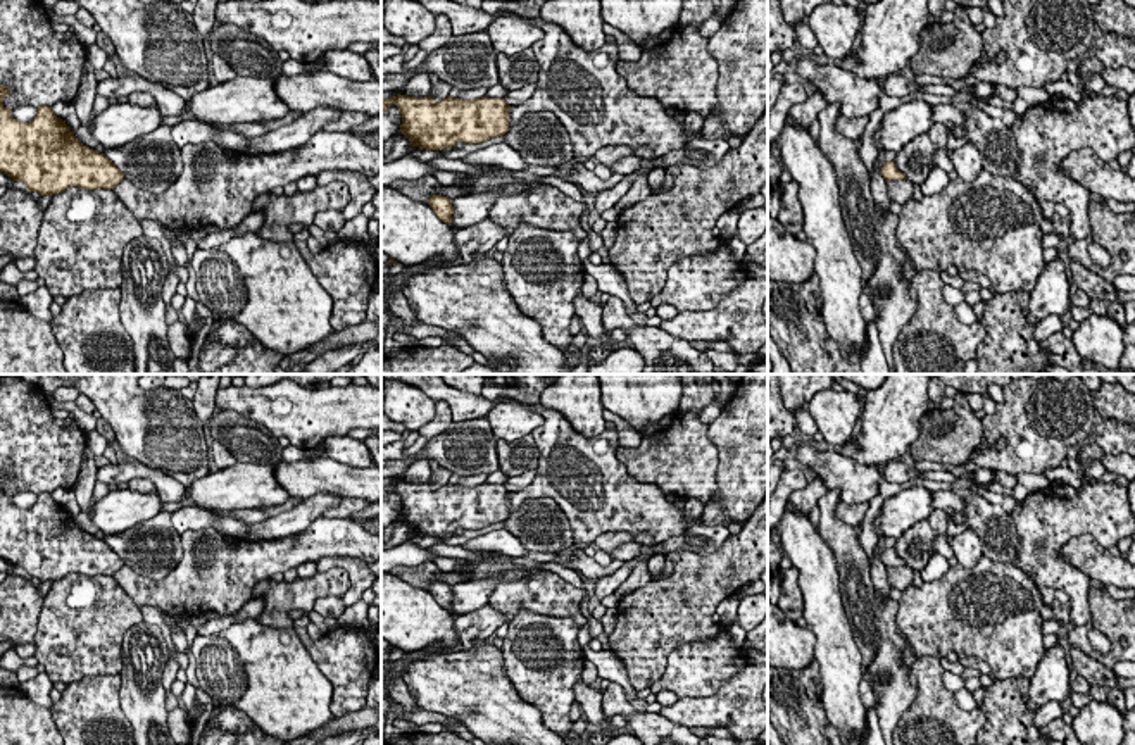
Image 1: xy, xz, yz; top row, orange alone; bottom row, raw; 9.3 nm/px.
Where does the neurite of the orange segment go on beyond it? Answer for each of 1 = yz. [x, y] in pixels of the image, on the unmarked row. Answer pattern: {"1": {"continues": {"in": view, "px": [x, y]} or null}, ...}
{"1": {"continues": null}}

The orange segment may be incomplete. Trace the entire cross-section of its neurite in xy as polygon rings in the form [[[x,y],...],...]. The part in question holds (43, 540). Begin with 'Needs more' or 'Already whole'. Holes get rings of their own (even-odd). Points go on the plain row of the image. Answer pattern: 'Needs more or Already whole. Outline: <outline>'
Already whole. Outline: [[[0,471],[0,559],[22,567],[28,578],[38,578],[41,583],[62,579],[69,573],[114,576],[124,566],[124,560],[103,540],[74,523],[52,493],[38,493],[31,509],[14,505],[12,495],[3,493],[9,479],[10,474]]]

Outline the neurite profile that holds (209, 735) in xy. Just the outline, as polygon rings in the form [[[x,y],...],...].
[[[207,723],[198,738],[198,745],[233,745],[235,742],[236,735],[212,728]]]

